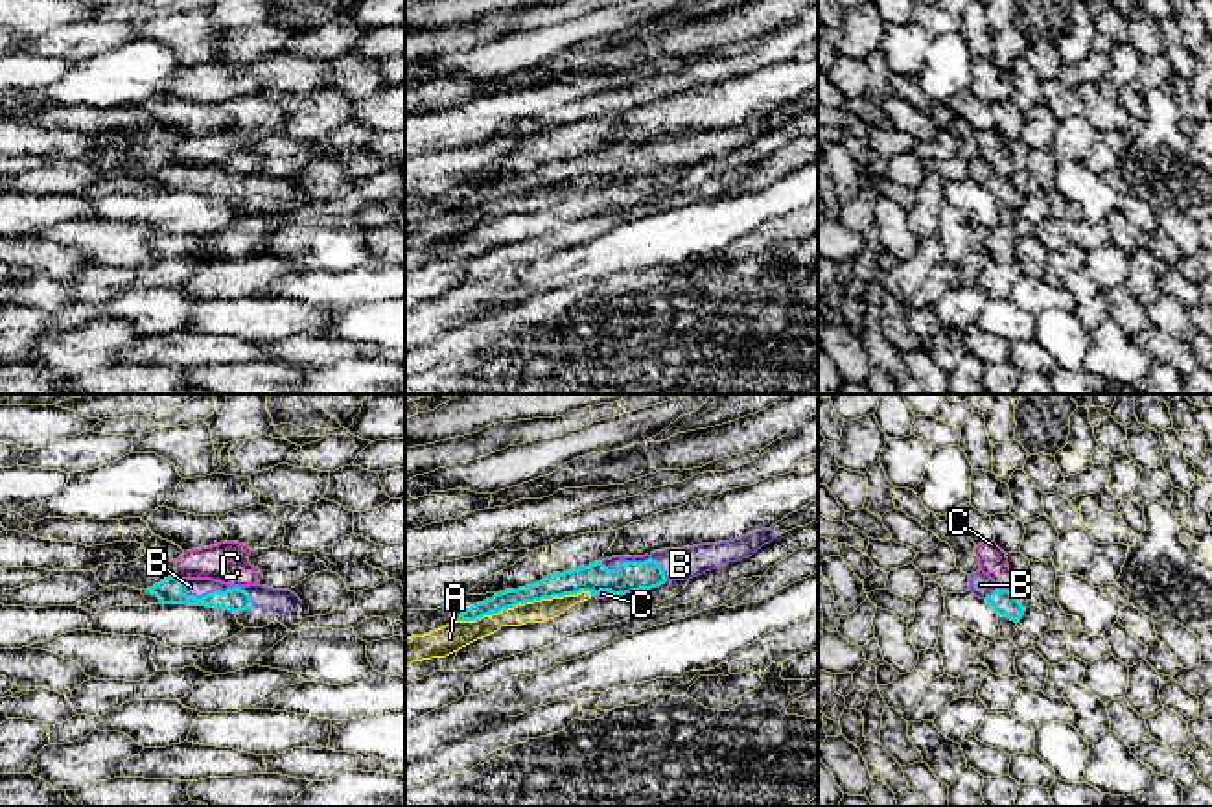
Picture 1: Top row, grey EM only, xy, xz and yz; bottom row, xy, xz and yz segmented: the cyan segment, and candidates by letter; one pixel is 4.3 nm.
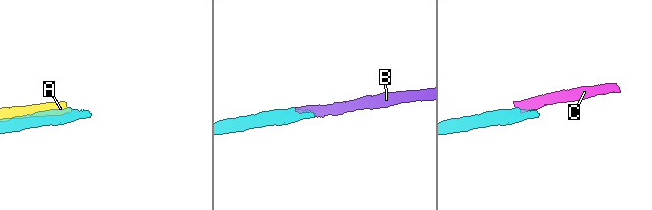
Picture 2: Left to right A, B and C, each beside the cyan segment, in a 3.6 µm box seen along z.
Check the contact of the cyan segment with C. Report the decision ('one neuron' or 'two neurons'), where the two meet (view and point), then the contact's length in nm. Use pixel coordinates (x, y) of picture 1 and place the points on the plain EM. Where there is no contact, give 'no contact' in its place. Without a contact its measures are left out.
two neurons | yz (1002, 177) | 60 nm

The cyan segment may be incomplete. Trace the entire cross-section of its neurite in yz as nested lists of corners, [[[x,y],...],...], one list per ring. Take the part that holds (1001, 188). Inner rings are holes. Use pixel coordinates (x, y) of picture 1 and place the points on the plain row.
[[[982,157],[969,162],[969,179],[984,186],[998,203],[1019,210],[1026,199],[1009,177],[1000,177],[995,173],[993,166]]]

